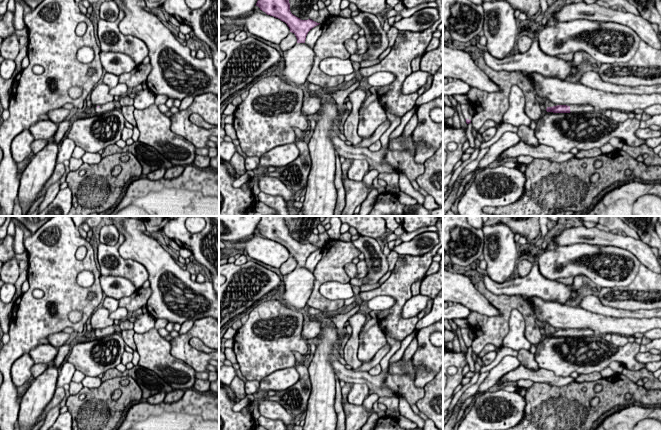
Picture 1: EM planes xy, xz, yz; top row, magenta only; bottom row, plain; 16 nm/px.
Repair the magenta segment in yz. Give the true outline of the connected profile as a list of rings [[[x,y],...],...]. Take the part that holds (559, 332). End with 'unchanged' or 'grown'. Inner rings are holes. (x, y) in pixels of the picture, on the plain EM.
[[[578,328],[578,329],[557,329],[553,331],[547,331],[547,336],[553,337],[584,337],[597,335],[593,330],[588,328]]]; grown

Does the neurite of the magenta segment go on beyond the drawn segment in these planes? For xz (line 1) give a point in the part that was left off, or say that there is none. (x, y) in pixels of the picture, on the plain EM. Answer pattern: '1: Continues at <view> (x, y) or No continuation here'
1: No continuation here

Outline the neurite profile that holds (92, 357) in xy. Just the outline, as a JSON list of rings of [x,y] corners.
[[[116,333],[72,344],[68,362],[85,376],[98,377],[121,363],[125,342]]]

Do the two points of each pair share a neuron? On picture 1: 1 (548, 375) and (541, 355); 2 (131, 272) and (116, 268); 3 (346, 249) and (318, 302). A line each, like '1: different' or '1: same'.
1: different
2: same
3: same

